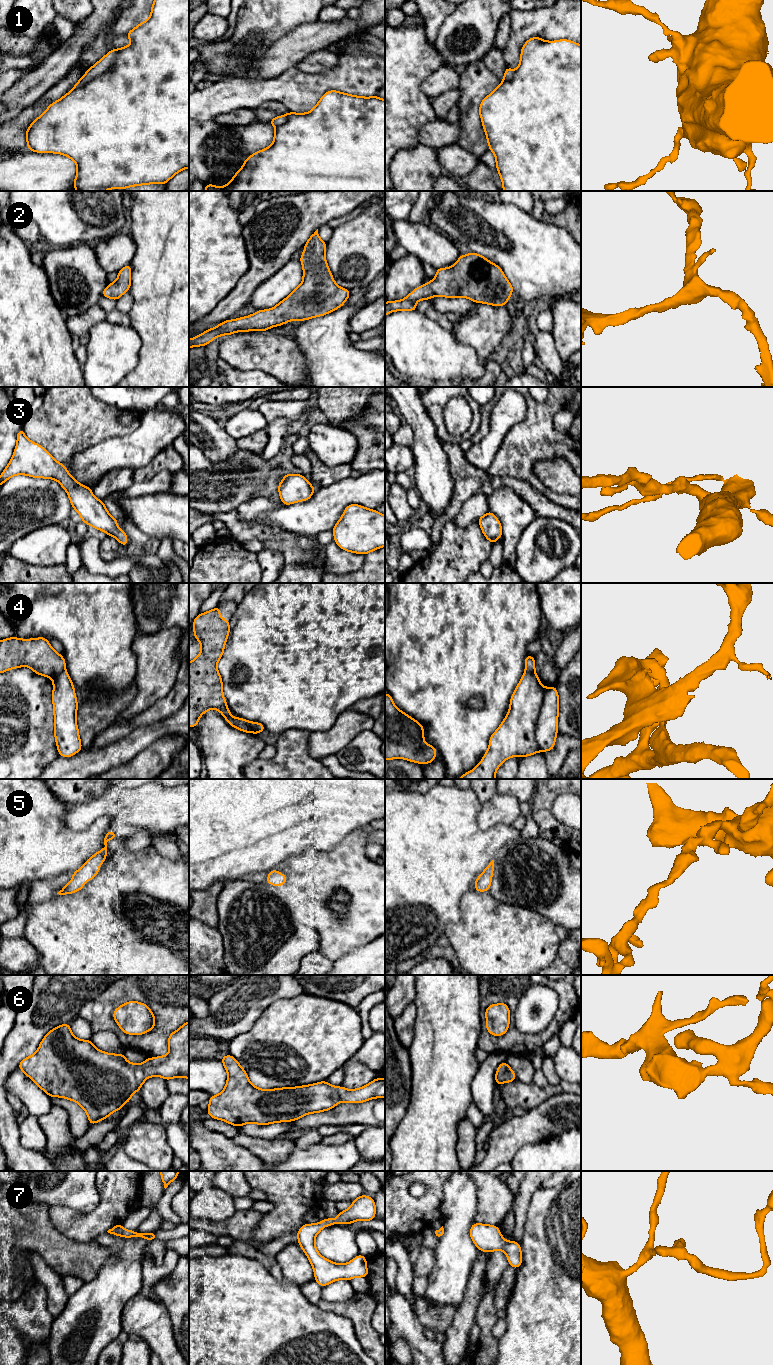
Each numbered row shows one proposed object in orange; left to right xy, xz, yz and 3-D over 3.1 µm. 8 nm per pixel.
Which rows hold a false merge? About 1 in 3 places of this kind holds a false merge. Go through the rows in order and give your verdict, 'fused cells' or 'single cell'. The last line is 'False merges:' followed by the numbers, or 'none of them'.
1: fused cells
2: single cell
3: single cell
4: fused cells
5: single cell
6: single cell
7: single cell
False merges: 1, 4

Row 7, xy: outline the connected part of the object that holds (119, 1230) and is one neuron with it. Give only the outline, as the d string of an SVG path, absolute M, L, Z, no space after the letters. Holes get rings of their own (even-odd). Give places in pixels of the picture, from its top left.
M118 1224L114 1226L113 1228L109 1229L107 1232L110 1234L114 1234L126 1238L141 1237L146 1240L154 1240L158 1238L157 1233L137 1233L132 1230L125 1230L122 1224Z

